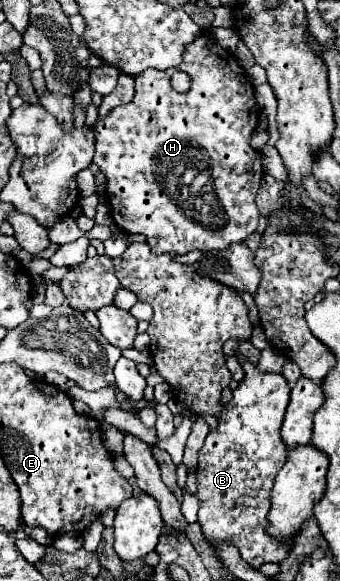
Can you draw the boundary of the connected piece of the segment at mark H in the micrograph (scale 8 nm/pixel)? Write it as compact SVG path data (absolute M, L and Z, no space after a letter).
M200 31L198 39L186 45L184 55L194 55L176 67L176 71L188 73L192 81L188 93L182 95L172 89L170 77L174 71L146 69L140 75L134 75L134 99L122 107L114 107L106 119L94 123L94 163L100 165L100 171L106 175L112 219L126 233L146 235L154 255L182 255L182 251L194 249L224 249L254 233L260 219L254 197L264 169L262 155L250 147L250 135L260 119L254 87L246 79L236 57L218 47L206 31Z

